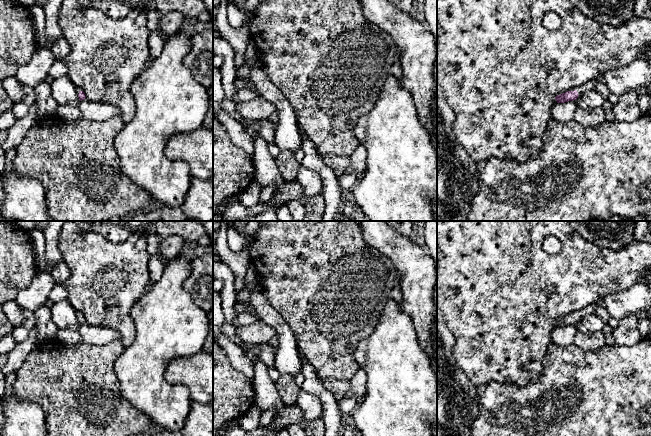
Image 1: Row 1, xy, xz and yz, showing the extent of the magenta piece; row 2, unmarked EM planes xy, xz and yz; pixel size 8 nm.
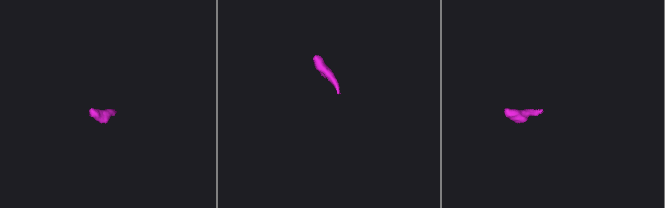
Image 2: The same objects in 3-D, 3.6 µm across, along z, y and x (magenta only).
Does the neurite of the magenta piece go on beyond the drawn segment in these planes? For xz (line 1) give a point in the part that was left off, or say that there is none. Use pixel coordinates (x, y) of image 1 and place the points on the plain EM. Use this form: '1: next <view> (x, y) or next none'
1: next none

